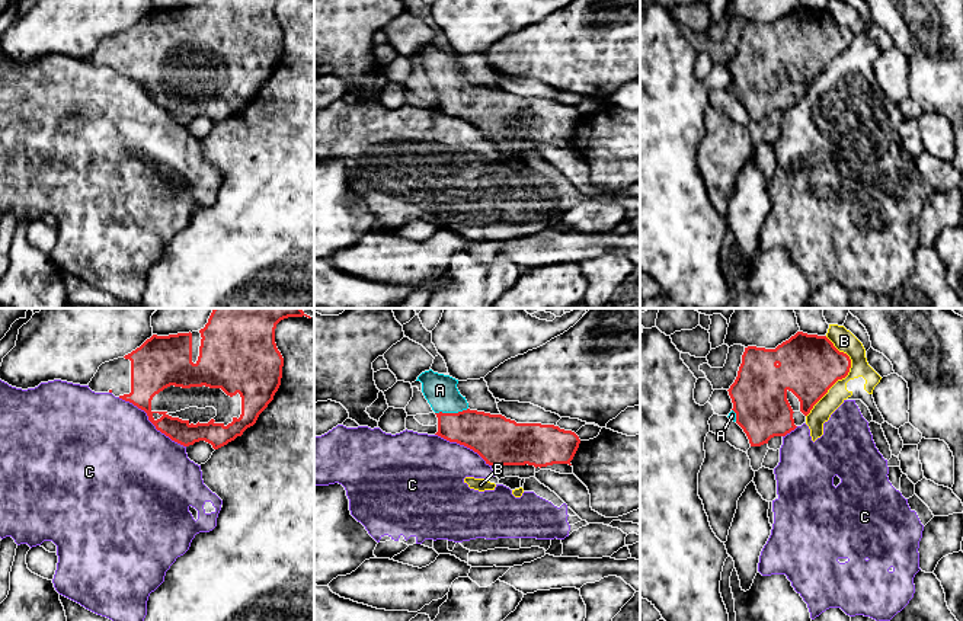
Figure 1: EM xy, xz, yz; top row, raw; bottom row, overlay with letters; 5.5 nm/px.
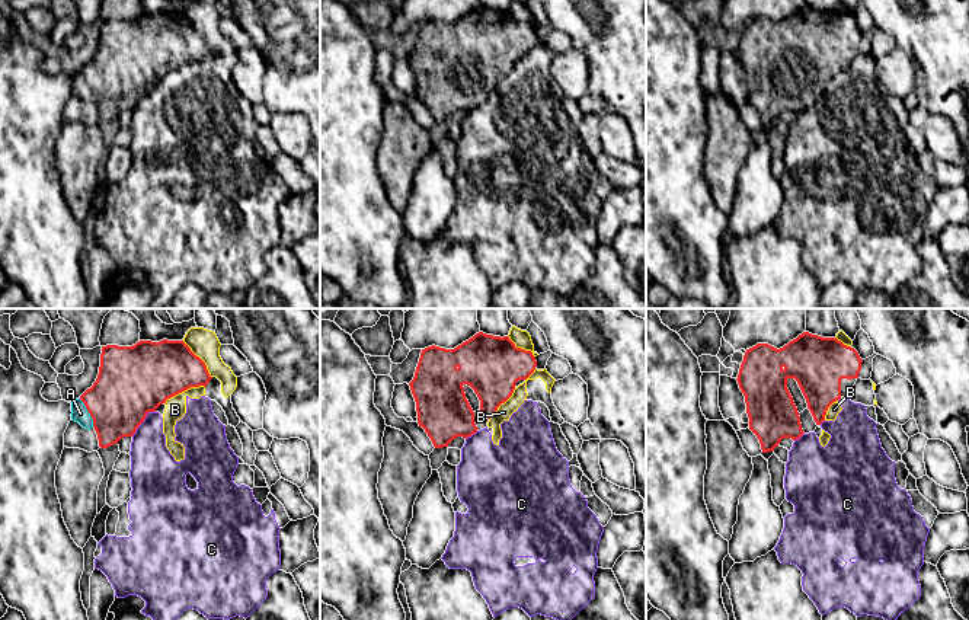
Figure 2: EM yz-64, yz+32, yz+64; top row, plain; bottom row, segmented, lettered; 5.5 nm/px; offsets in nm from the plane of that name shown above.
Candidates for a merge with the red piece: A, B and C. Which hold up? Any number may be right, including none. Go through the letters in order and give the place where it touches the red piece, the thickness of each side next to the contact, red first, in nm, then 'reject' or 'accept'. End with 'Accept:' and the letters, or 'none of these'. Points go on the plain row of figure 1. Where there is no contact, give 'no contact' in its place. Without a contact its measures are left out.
A: xz (451, 87) | 240/180 nm | accept
B: yz (844, 51) | 340/120 nm | reject
C: xy (150, 95) | 200/500 nm | reject
Accept: A

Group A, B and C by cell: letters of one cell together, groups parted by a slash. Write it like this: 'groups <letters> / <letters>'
groups A / B C

